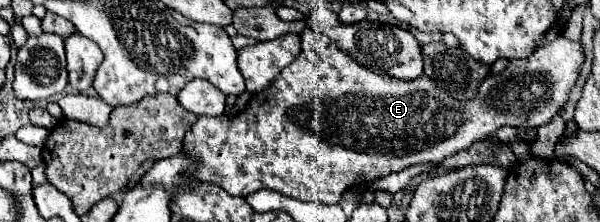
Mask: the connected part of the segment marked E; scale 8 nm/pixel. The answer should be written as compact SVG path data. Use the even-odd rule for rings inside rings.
M305 28L301 32L301 54L275 76L269 88L251 96L247 106L235 116L199 116L185 134L181 152L195 160L193 176L197 180L217 184L233 196L247 196L259 188L269 188L303 202L337 204L343 192L355 184L369 184L417 162L441 162L469 148L475 140L493 136L501 126L535 130L547 124L565 108L583 60L583 44L557 32L553 42L539 46L527 58L525 70L517 70L511 76L487 76L479 86L477 100L463 104L449 98L425 74L407 82L371 72L351 60L327 36Z

